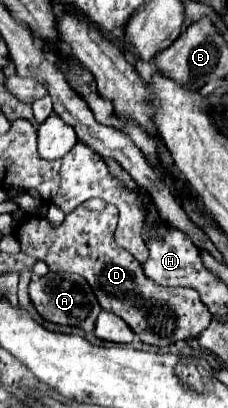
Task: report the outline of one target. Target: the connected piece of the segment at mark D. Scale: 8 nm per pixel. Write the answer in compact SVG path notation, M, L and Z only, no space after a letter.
M92 198L70 212L62 226L52 228L42 216L28 216L16 228L16 238L28 256L44 260L52 272L74 272L88 280L100 306L120 316L136 336L152 346L168 346L190 336L198 336L212 314L194 288L160 286L144 274L142 264L114 240L118 210L104 200Z

